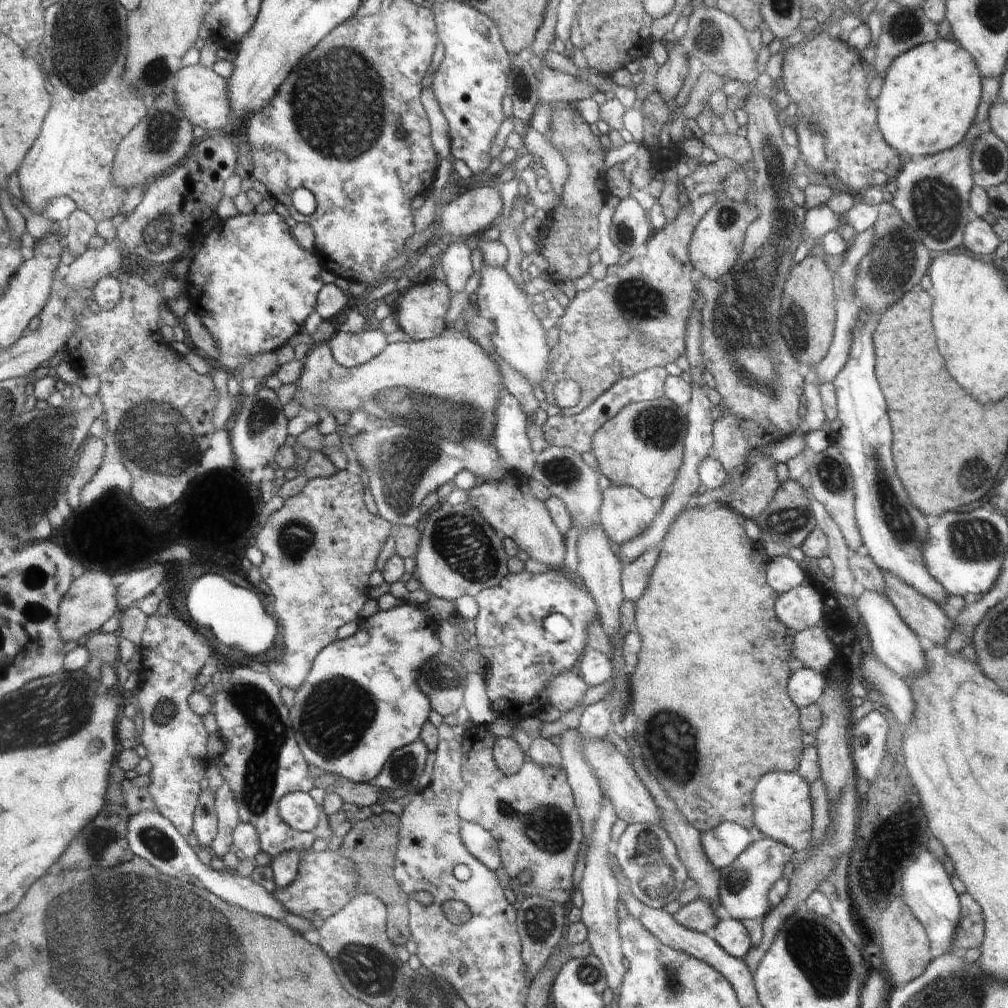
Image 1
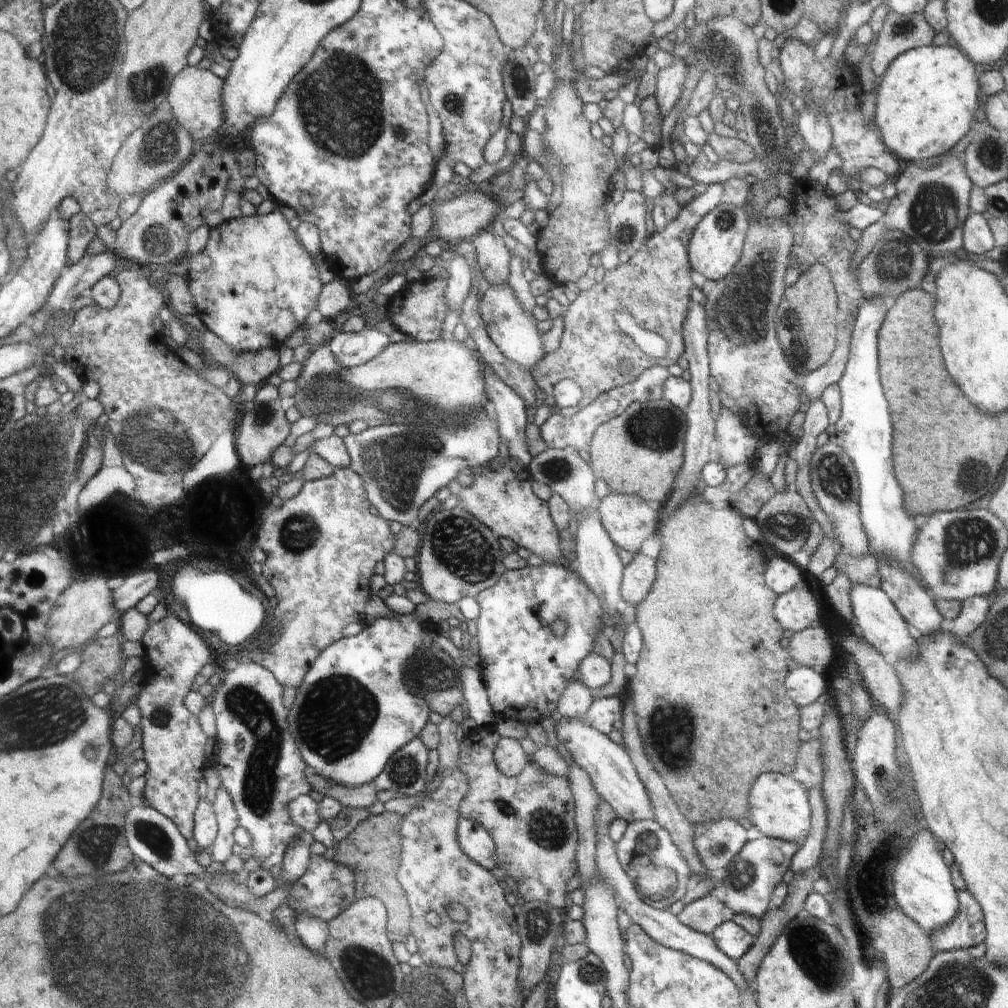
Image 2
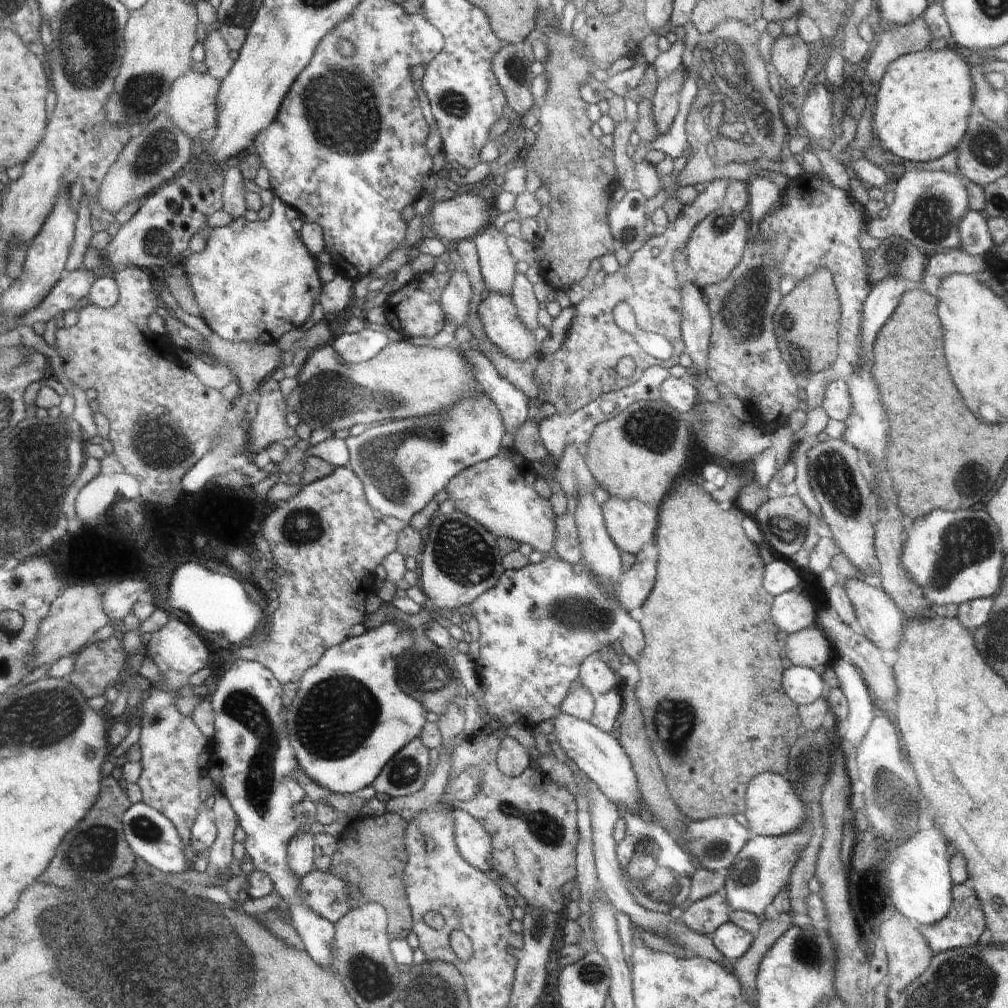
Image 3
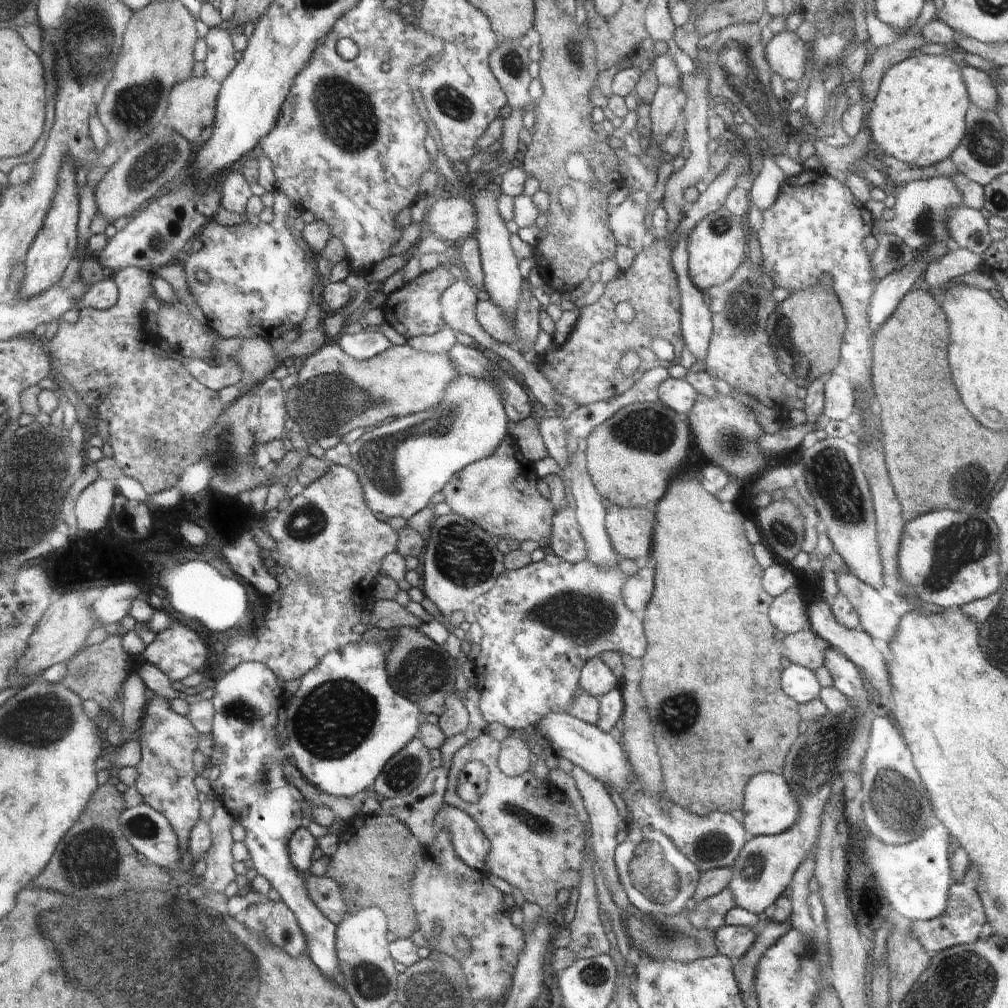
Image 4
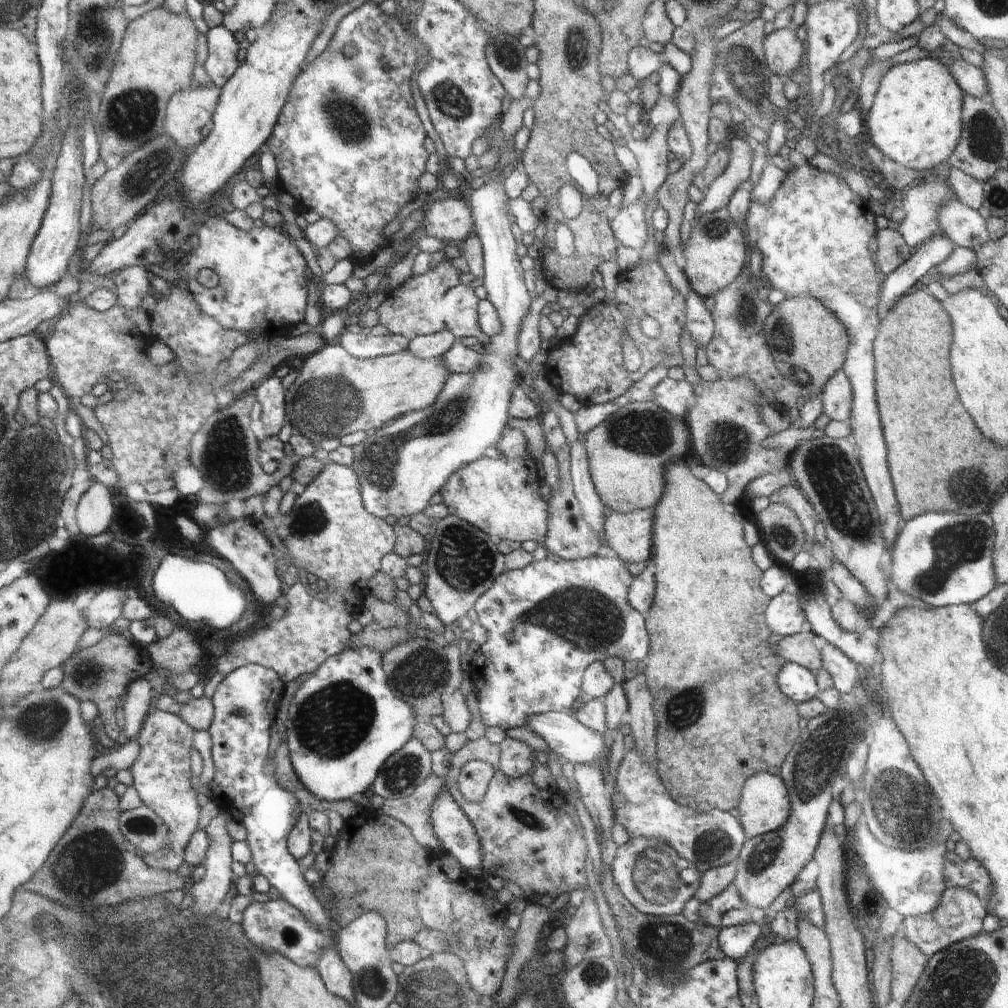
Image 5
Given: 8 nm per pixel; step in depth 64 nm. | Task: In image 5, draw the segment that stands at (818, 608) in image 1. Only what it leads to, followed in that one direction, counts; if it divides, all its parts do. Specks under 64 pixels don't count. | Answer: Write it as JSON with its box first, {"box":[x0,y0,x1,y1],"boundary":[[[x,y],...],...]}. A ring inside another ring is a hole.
{"box":[766,590,812,637],"boundary":[[[787,590],[772,598],[768,605],[766,620],[774,633],[783,637],[811,631],[812,628],[805,616],[799,596],[787,593]]]}

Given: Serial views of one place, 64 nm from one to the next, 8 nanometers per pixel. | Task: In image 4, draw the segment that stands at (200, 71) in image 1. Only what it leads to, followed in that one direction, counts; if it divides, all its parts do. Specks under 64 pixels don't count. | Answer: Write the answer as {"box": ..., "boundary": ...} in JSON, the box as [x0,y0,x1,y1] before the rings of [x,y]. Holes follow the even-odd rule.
{"box":[166,74,222,146],"boundary":[[[209,74],[197,78],[192,76],[182,81],[174,88],[166,115],[166,125],[181,133],[190,143],[197,146],[202,140],[206,127],[215,126],[217,122],[217,109],[222,88],[222,82],[215,80]]]}

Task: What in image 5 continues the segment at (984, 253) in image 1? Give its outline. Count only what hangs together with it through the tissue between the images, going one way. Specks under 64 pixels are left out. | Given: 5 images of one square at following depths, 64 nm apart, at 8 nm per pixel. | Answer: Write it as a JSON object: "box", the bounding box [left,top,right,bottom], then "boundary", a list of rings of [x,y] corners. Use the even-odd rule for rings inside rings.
{"box":[938,199,990,254],"boundary":[[[957,199],[945,203],[938,214],[943,234],[955,248],[965,248],[976,254],[990,241],[987,220]]]}

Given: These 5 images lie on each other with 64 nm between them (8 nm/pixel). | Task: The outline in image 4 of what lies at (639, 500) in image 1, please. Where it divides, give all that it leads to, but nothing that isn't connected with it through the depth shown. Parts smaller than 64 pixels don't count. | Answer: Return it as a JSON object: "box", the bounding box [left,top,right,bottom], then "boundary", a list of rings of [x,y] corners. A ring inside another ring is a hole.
{"box":[605,506,654,561],"boundary":[[[610,506],[605,528],[620,558],[637,561],[640,552],[650,544],[654,530],[654,512],[644,506]]]}

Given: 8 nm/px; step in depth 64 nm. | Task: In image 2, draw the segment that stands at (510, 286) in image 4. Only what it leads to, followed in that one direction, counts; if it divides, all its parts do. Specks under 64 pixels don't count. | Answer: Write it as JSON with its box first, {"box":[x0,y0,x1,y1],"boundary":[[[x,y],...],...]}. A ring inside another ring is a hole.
{"box":[473,230,510,284],"boundary":[[[490,230],[473,240],[477,264],[488,284],[508,283],[510,250]]]}

